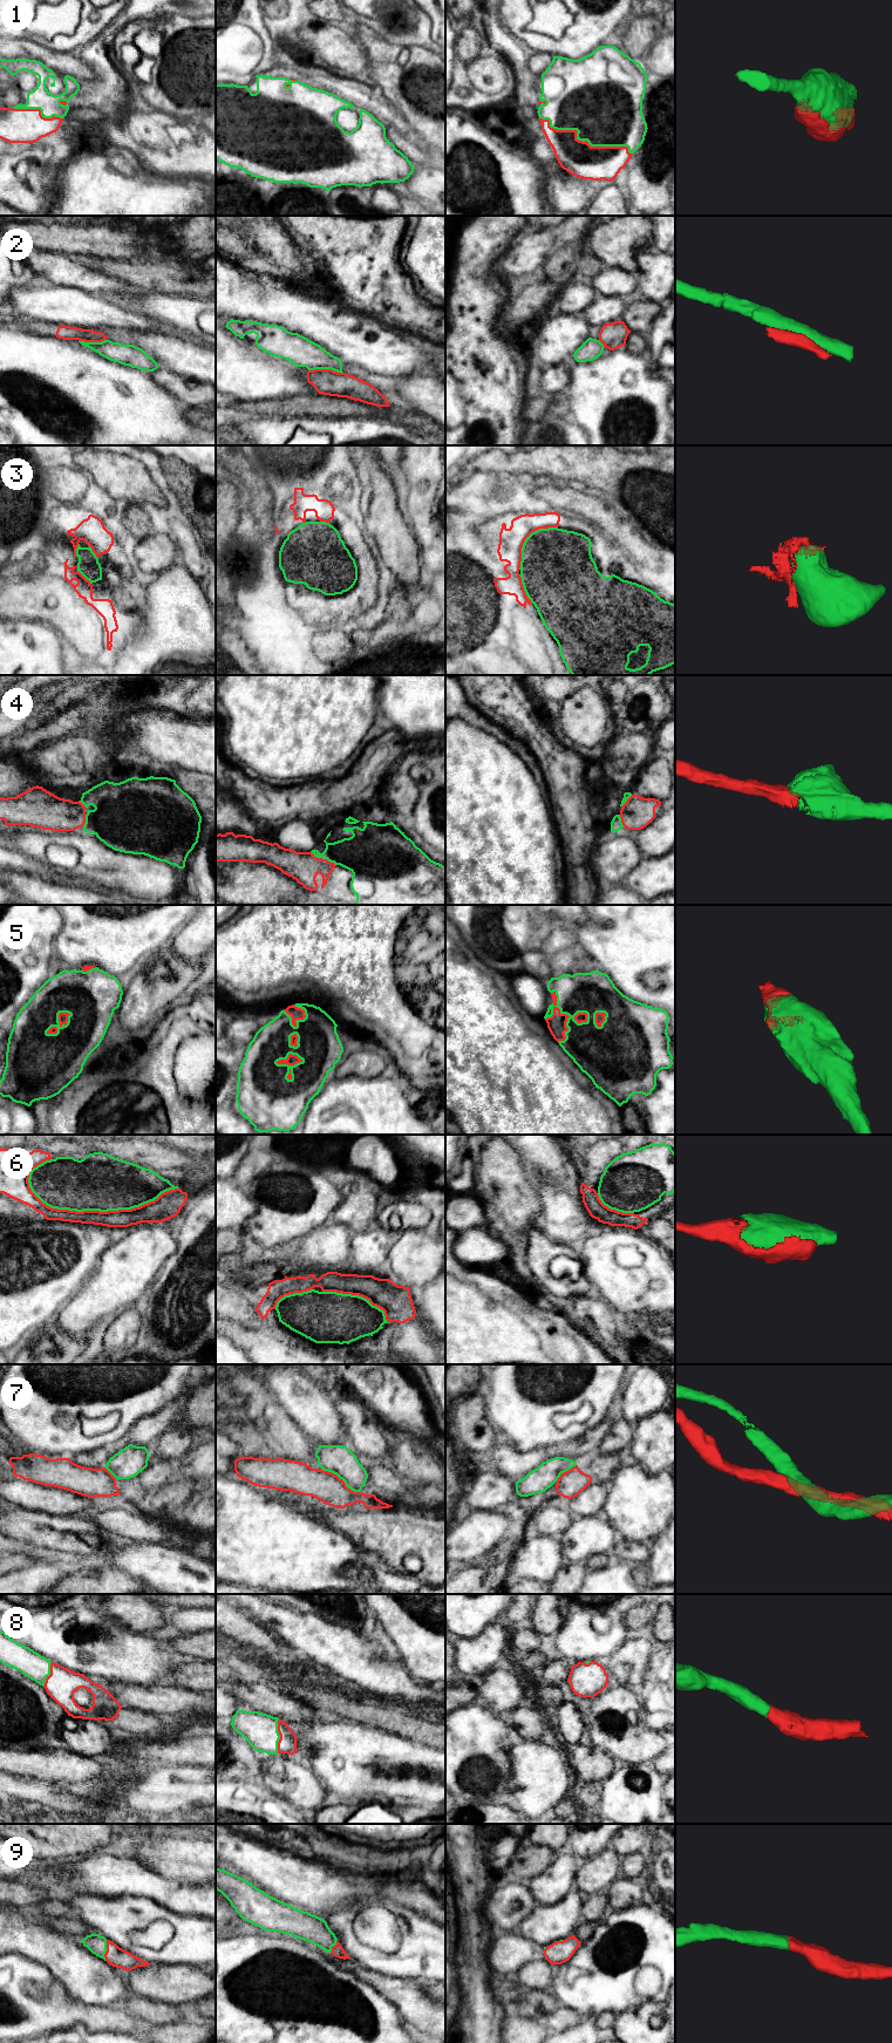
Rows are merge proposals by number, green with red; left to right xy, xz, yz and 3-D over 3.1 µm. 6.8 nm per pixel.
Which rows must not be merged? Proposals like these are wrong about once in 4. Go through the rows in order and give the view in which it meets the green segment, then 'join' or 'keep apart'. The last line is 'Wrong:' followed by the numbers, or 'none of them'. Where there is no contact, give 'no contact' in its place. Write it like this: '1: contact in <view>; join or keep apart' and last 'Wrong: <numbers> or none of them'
1: contact in yz; join
2: contact in xz; keep apart
3: contact in yz; join
4: contact in xy; join
5: contact in yz; join
6: contact in xy; join
7: contact in xz; keep apart
8: contact in xz; join
9: contact in xy; join
Wrong: 2, 7

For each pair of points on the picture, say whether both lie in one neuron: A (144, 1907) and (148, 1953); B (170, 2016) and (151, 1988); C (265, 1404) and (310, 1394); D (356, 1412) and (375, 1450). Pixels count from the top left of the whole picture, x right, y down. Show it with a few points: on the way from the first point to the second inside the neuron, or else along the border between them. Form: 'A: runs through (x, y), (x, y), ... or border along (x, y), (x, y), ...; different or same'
A: runs through (163, 1913), (177, 1925), (177, 1940), (167, 1950); same
B: border along (149, 1999), (174, 2006); different
C: border along (279, 1404), (297, 1425); different
D: runs through (358, 1422), (369, 1441); same

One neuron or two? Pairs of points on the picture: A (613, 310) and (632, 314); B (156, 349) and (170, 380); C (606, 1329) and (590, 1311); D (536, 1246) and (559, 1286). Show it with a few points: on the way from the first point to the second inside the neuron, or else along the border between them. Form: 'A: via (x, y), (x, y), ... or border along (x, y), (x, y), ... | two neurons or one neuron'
A: border along (626, 306), (620, 319) | two neurons
B: border along (159, 367), (191, 379) | two neurons
C: via (603, 1325), (594, 1315) | one neuron
D: via (539, 1257), (540, 1269), (549, 1278) | one neuron

